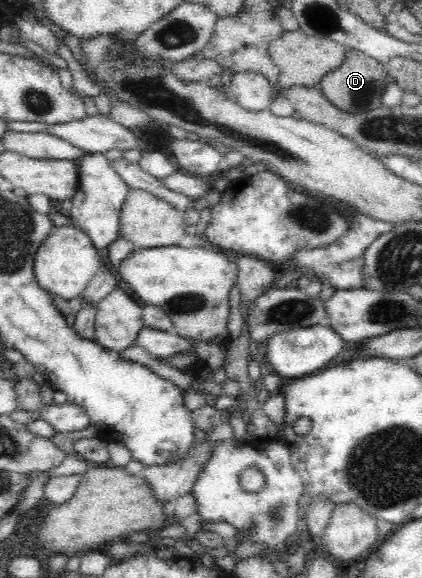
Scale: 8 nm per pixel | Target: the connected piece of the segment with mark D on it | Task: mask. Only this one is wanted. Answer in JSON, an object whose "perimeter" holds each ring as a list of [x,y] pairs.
{"perimeter":[[[349,48],[345,51],[344,61],[327,74],[322,75],[319,84],[323,96],[338,109],[350,115],[360,115],[381,107],[381,95],[385,83],[391,80],[386,65],[378,63],[365,53]]]}

